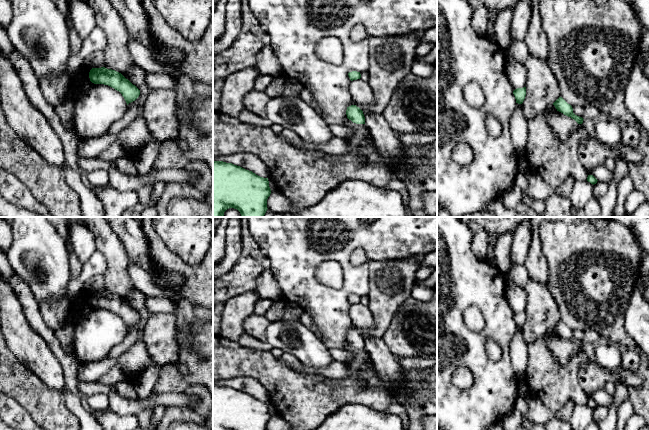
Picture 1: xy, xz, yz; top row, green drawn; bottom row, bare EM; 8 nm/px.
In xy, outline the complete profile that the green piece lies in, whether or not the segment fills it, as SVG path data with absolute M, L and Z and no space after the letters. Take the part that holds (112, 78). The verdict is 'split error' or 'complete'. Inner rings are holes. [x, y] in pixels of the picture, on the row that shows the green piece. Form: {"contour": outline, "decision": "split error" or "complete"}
{"contour": "M105 67L92 68L89 72L89 78L94 84L108 85L119 91L124 97L127 105L135 101L140 95L140 90L121 73L115 70Z", "decision": "complete"}

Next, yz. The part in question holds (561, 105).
{"contour": "M559 97L554 103L553 105L555 106L555 108L557 109L557 111L563 113L564 115L571 117L572 119L574 119L578 124L582 124L583 123L583 118L579 117L577 115L575 115L573 113L573 108L570 104L568 104L562 97Z", "decision": "complete"}

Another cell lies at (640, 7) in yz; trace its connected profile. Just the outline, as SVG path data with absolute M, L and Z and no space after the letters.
M621 0L627 3L639 17L643 25L649 29L649 0Z

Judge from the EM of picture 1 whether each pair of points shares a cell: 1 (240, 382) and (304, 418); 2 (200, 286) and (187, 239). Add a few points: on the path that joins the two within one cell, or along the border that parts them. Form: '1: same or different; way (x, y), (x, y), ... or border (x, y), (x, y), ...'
1: different; border (254, 379), (264, 387), (269, 401)
2: different; border (173, 254), (191, 265), (197, 265), (202, 260)

